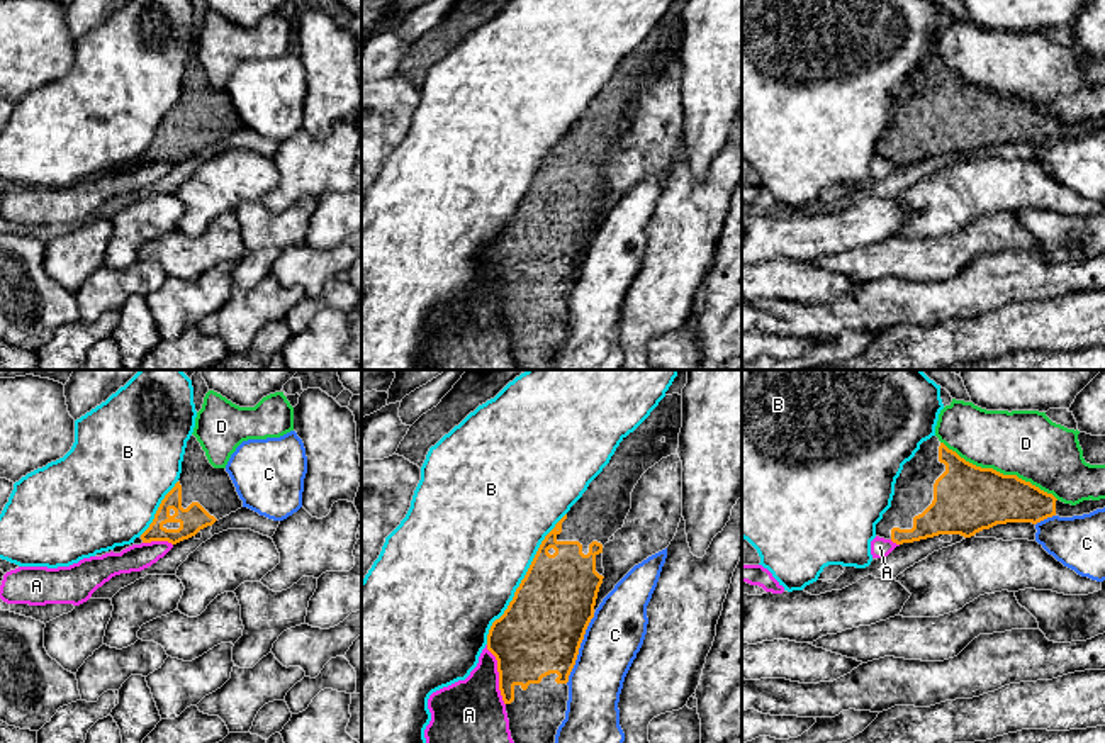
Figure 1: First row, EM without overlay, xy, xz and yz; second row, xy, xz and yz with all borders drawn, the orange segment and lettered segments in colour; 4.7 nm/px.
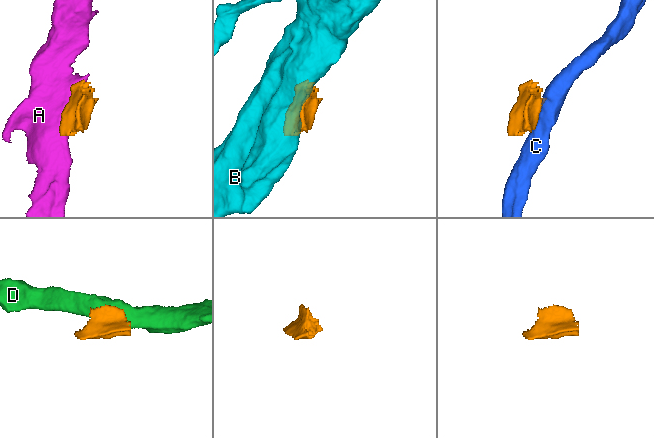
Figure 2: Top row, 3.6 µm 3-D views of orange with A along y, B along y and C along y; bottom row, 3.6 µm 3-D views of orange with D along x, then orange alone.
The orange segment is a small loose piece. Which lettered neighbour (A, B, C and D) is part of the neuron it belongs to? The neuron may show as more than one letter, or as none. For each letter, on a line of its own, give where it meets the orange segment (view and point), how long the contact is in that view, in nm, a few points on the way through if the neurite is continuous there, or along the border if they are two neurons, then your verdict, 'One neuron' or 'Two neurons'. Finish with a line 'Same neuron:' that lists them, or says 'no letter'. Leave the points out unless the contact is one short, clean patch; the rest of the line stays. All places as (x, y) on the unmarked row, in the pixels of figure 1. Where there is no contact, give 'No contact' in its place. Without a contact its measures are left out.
A: Touches orange at xz (499, 296). Shared border 300 nm. Two neurons
B: Touches orange at xz (523, 199). Shared border 750 nm. Two neurons
C: Touches orange at xz (579, 267). Shared border 360 nm. Two neurons
D: Touches orange at yz (998, 92). Shared border 600 nm. Two neurons
Same neuron: no letter

